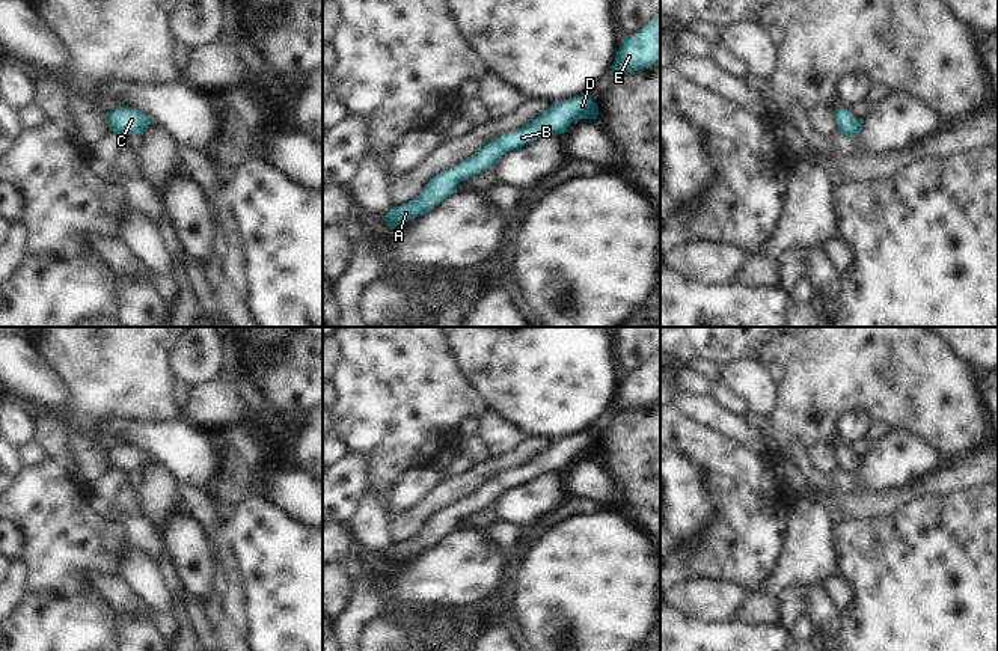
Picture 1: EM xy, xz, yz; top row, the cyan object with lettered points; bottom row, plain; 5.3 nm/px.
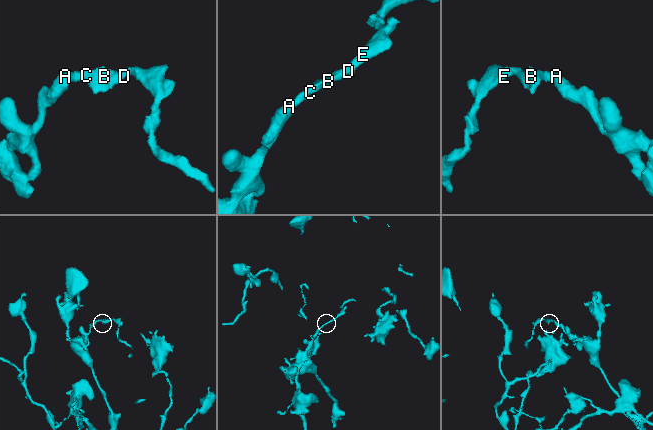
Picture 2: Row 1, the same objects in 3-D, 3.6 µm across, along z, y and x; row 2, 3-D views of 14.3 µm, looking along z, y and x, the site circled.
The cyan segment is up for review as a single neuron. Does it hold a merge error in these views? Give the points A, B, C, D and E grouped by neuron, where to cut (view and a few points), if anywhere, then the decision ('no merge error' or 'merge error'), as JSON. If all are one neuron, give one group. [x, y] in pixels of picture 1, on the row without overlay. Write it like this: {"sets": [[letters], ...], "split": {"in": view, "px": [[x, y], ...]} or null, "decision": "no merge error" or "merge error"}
{"sets": [["A", "B", "C", "D", "E"]], "split": null, "decision": "no merge error"}

